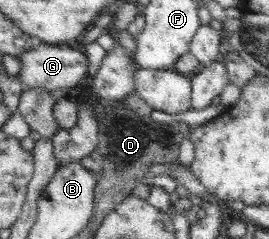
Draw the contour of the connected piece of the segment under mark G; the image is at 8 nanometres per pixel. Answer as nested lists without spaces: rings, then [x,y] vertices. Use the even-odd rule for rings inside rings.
[[[42,43],[21,55],[20,79],[26,88],[46,88],[53,93],[76,87],[88,73],[88,57],[65,44]]]

